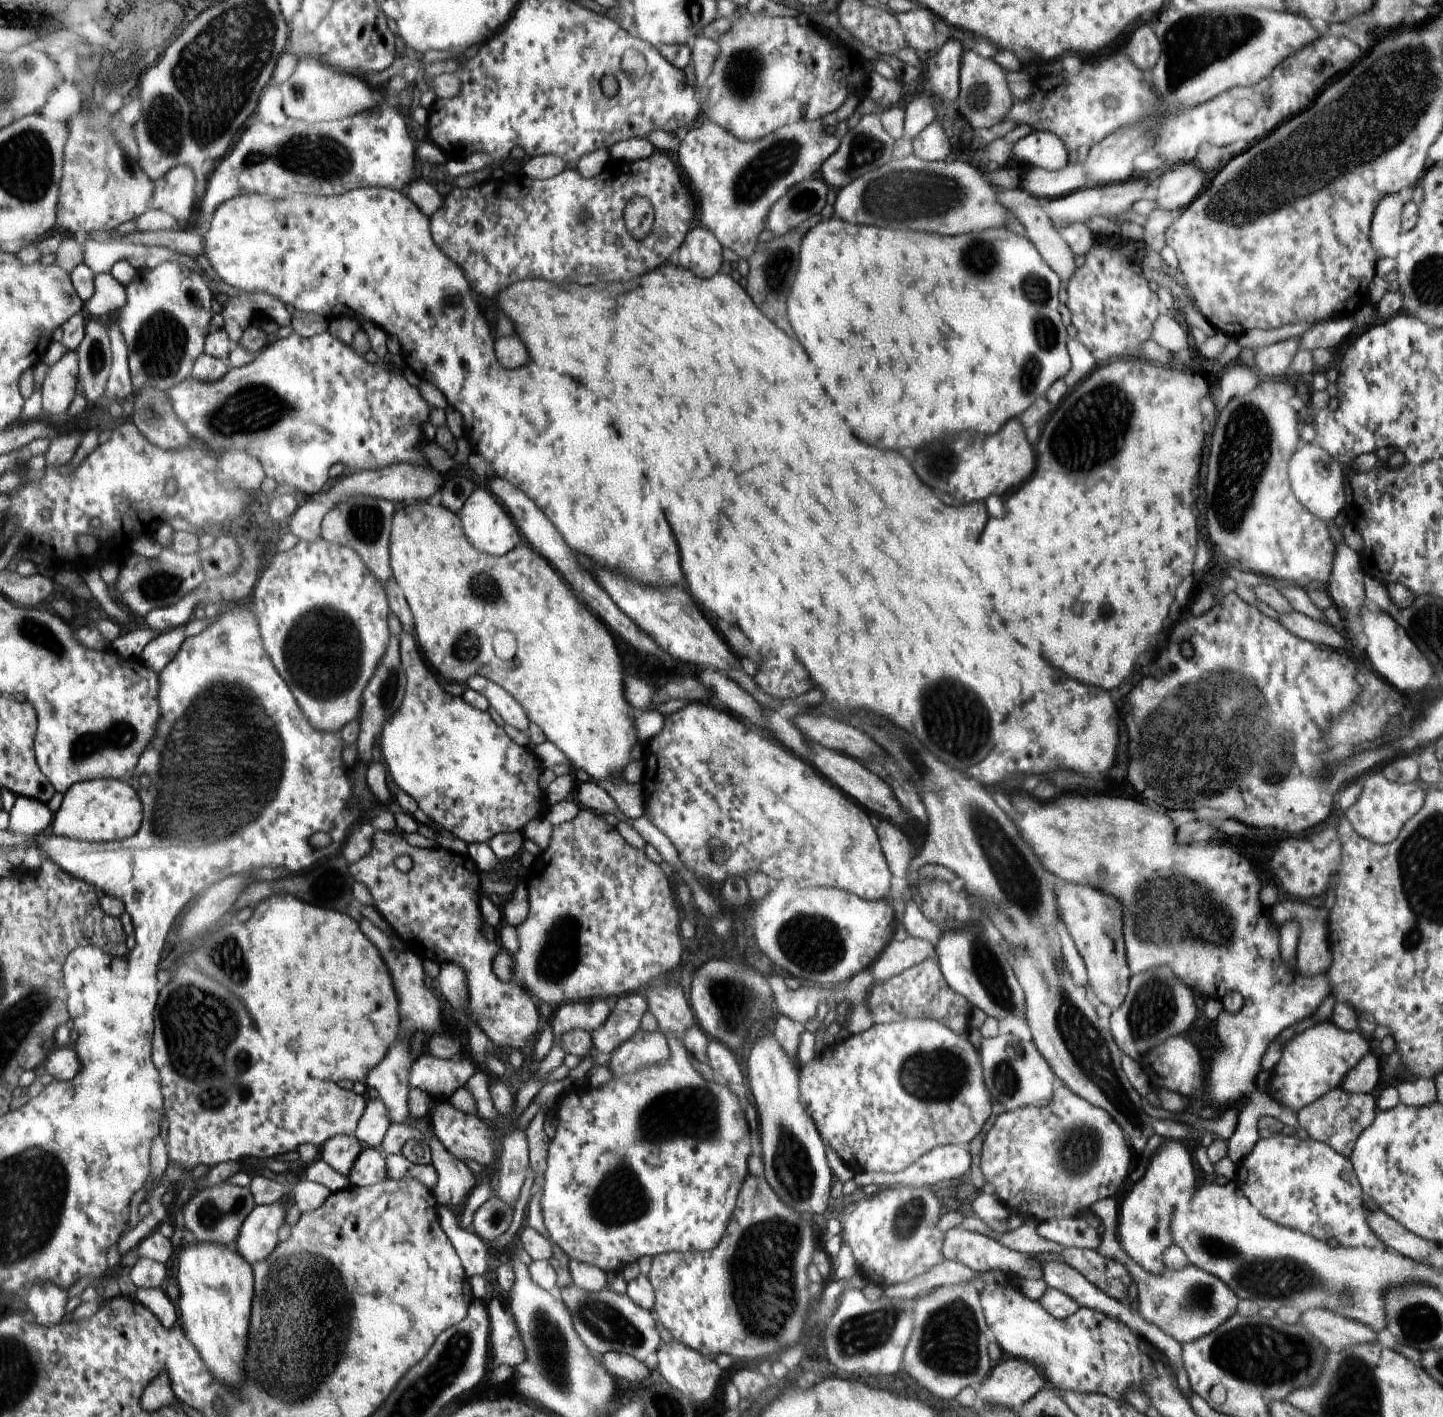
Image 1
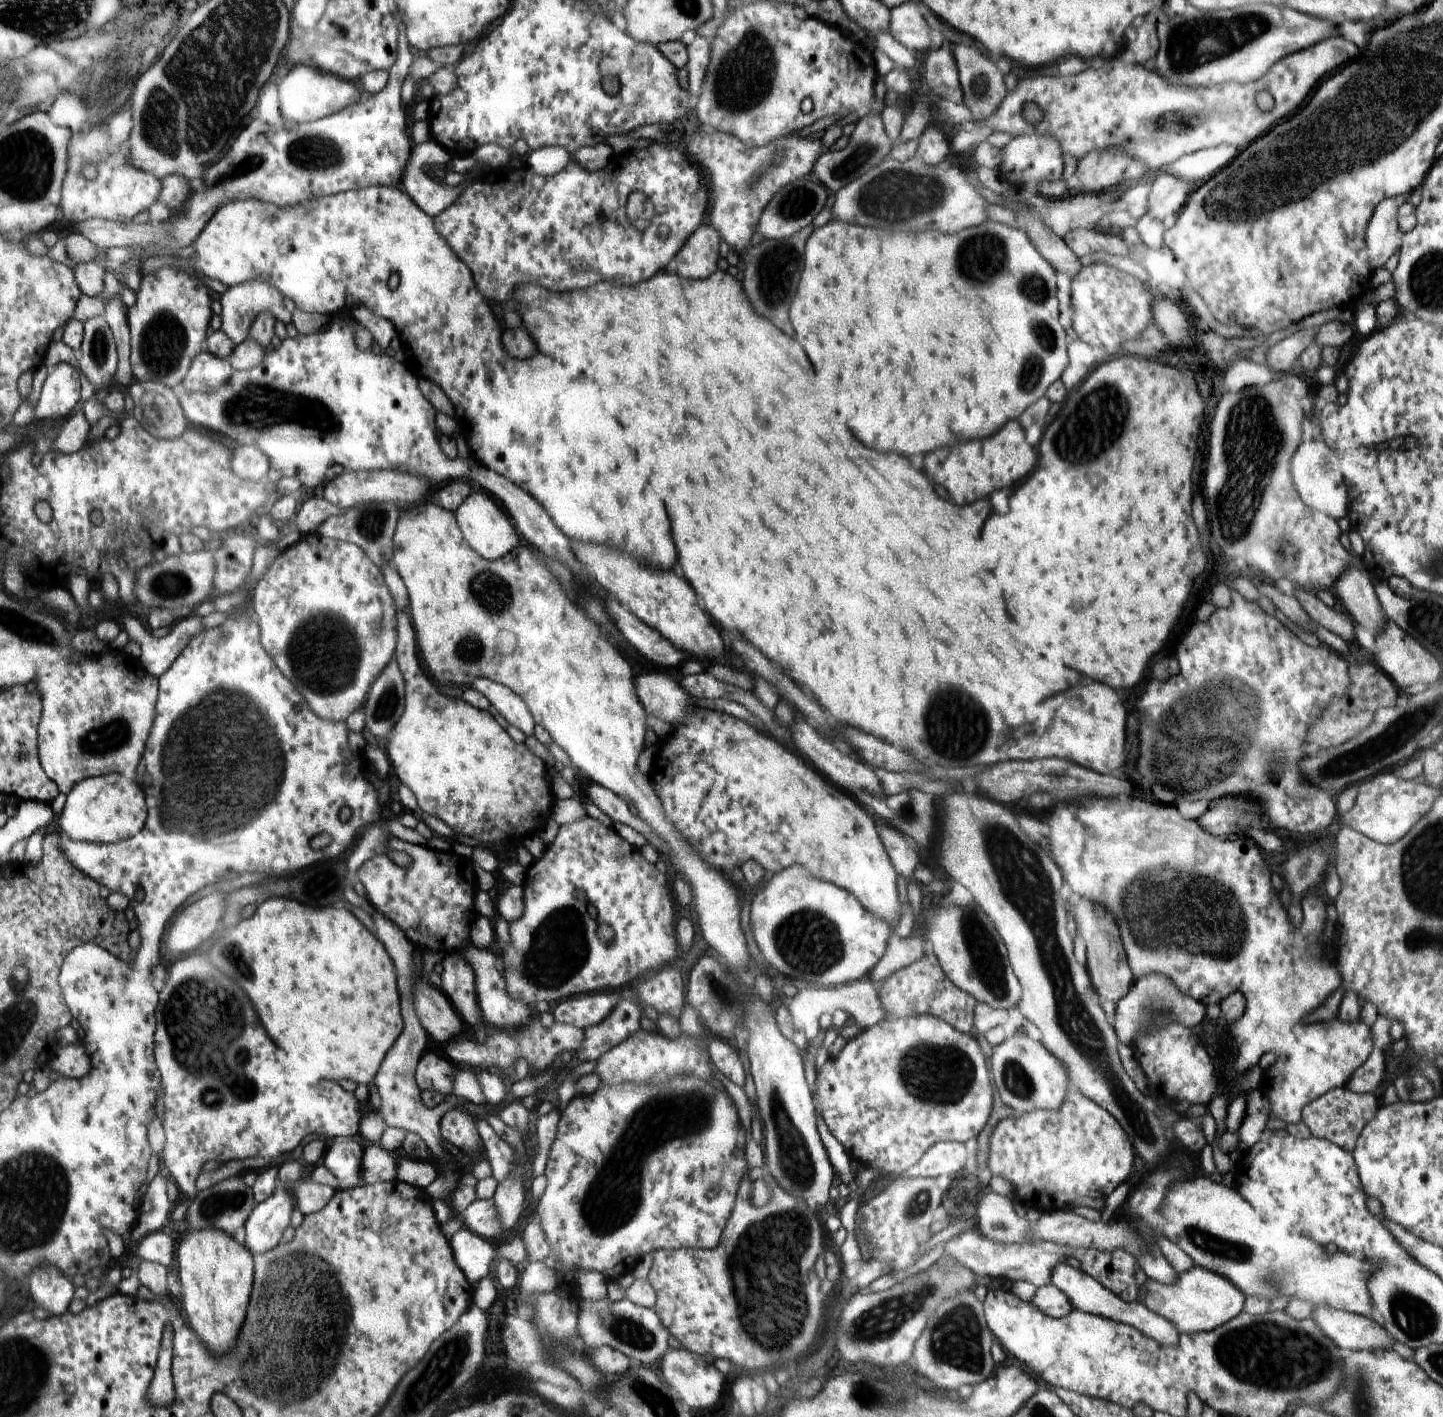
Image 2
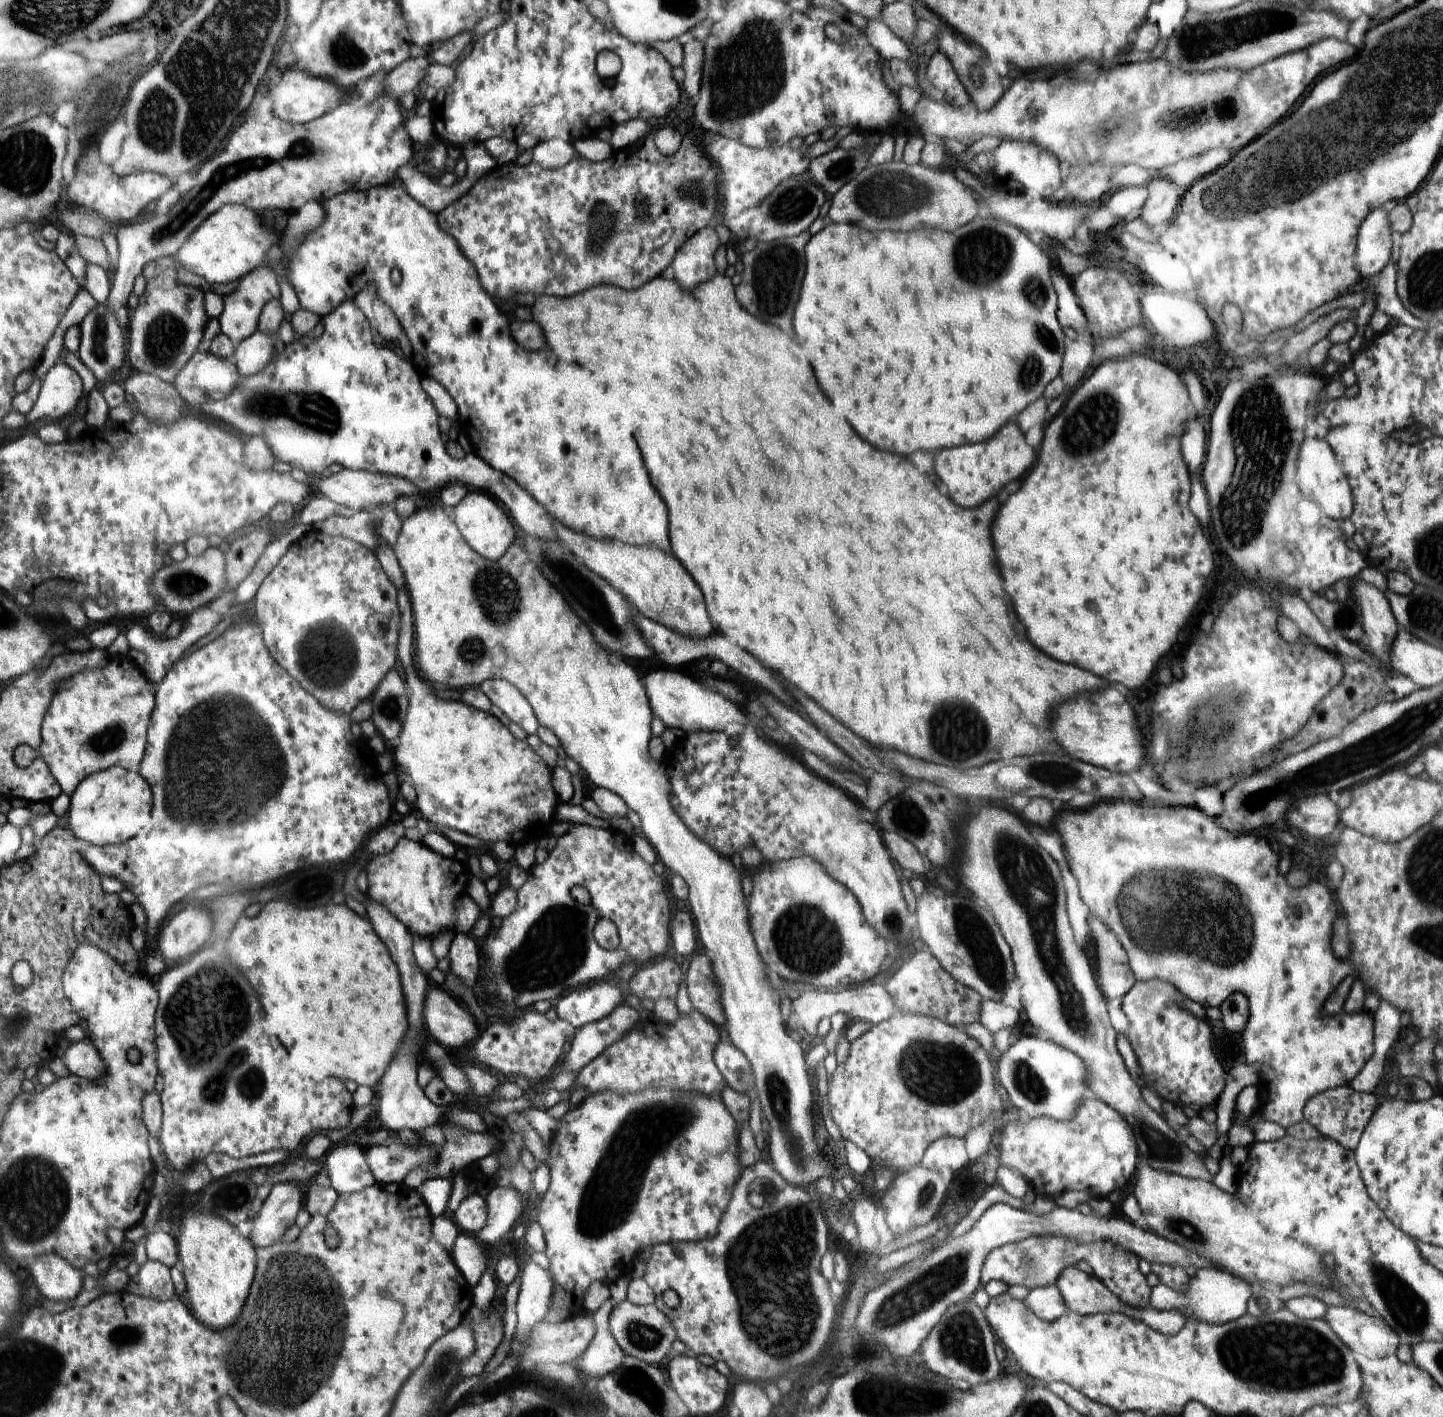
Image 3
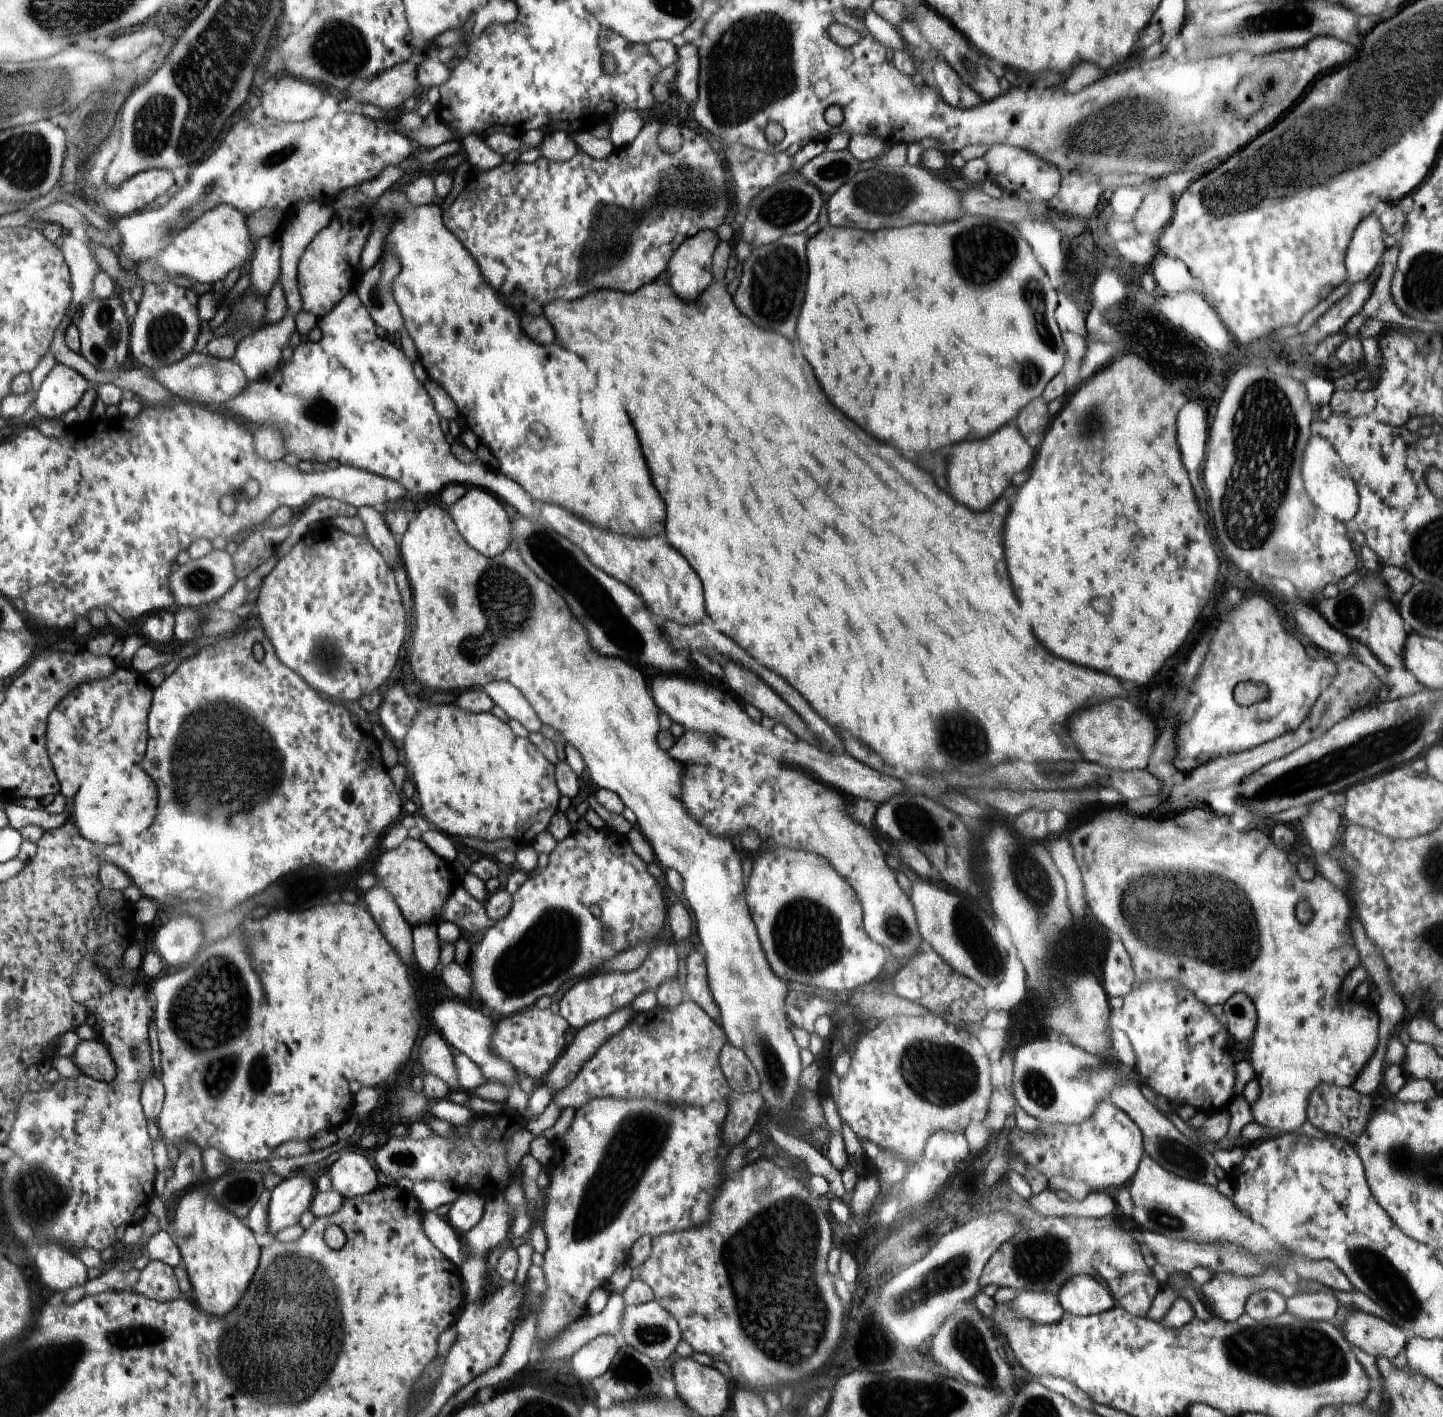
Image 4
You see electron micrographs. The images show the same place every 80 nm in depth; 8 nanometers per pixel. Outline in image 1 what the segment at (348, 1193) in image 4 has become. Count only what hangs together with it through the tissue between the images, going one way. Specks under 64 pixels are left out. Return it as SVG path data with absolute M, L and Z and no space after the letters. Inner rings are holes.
M340 1133L320 1147L320 1158L347 1177L362 1149L361 1142L355 1134L343 1135Z

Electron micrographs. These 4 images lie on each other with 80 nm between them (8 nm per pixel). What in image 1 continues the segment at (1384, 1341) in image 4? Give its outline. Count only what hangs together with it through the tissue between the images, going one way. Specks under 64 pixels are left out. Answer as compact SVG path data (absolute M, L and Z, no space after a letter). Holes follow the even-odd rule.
M1326 1309L1305 1310L1299 1322L1325 1349L1334 1352L1350 1345L1372 1344L1377 1340L1377 1333L1371 1328Z

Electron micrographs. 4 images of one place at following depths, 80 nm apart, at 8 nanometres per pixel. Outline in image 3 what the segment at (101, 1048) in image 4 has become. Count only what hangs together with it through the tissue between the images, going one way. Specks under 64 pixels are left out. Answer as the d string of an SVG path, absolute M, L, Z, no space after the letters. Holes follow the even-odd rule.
M88 1040L70 1043L62 1056L62 1062L68 1066L70 1076L98 1080L107 1073L100 1052Z

